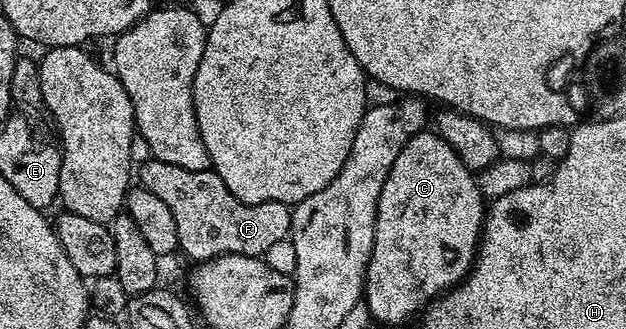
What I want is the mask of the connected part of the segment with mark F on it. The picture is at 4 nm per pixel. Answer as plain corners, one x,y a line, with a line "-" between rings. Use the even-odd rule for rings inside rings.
158,158
139,166
140,185
147,187
175,216
175,228
179,228
179,250
193,258
194,263
206,262
224,254
242,254
259,258
265,255
271,244
288,238
291,228
292,209
284,202
264,202
247,204
239,200
223,184
223,180
213,169
188,170
175,168

